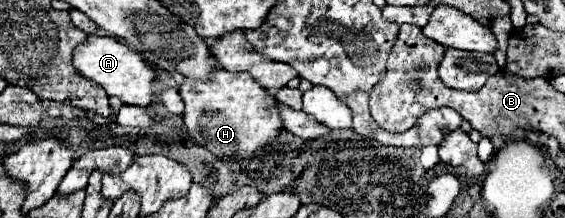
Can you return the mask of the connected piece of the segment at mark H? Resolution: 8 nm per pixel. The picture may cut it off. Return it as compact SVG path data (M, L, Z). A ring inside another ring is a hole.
M215 68L209 74L209 80L185 78L185 82L179 86L179 94L185 102L183 122L189 130L189 136L225 160L257 156L257 152L261 152L265 144L271 144L283 128L275 110L277 100L247 72Z

